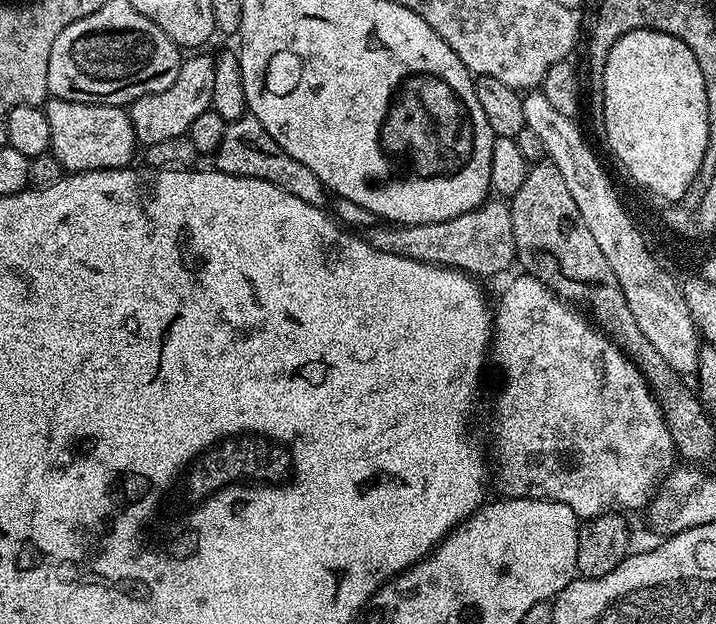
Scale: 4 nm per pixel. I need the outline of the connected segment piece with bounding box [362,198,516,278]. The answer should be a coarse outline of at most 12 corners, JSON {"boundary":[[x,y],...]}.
{"boundary":[[492,198],[446,222],[379,222],[384,254],[496,276],[516,258],[512,210]]}

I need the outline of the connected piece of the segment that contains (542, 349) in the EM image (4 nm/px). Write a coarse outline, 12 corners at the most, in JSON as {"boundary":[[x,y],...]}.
{"boundary":[[519,274],[494,308],[496,488],[581,520],[678,460],[633,360]]}

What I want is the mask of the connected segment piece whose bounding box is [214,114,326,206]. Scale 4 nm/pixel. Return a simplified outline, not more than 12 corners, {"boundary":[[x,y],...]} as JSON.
{"boundary":[[250,114],[225,123],[217,172],[317,206],[326,189]]}

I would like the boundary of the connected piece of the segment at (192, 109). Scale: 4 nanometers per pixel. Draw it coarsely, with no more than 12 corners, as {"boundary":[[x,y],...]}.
{"boundary":[[213,57],[127,109],[141,145],[178,138],[212,99]]}

